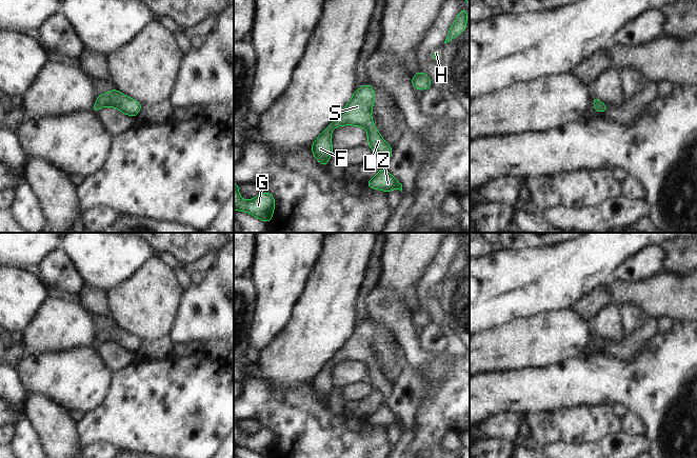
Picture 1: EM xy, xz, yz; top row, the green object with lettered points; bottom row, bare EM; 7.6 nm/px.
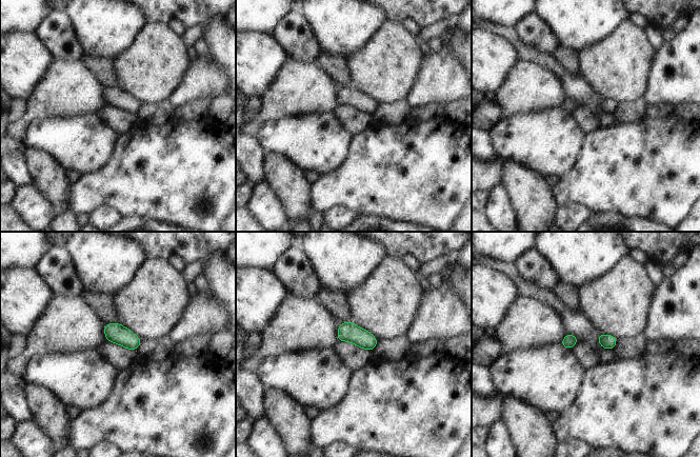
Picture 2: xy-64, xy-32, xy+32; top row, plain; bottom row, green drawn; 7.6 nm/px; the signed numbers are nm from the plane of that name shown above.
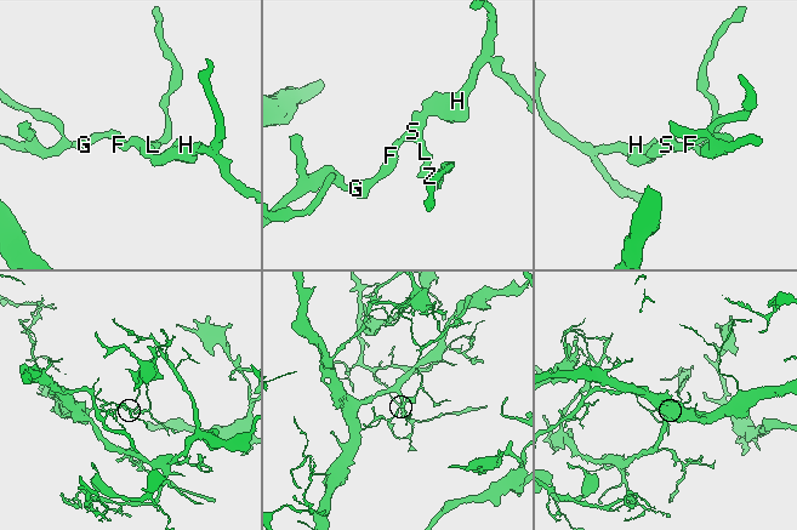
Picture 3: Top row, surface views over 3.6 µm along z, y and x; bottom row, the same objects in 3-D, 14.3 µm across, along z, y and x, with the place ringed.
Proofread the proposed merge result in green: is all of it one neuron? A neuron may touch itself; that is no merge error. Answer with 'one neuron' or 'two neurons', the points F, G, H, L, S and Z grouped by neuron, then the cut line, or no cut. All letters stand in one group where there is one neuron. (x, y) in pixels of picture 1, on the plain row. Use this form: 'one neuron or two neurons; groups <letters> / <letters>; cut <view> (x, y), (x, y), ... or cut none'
one neuron; groups F G H L S Z; cut none

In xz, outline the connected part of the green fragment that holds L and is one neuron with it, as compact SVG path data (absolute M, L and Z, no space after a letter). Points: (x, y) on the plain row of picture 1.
M371 319L355 325L353 334L343 343L337 354L322 367L313 378L312 389L322 402L327 401L330 393L334 387L332 383L331 371L335 363L341 361L358 361L367 366L369 382L375 390L378 390L384 397L387 397L393 383L390 382L379 370L372 355L375 326Z

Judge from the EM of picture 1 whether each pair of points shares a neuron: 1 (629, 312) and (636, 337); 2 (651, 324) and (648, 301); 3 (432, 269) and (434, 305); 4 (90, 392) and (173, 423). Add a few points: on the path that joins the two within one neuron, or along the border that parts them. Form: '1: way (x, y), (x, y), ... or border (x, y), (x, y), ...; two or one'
1: border (648, 319), (639, 329), (623, 336); two
2: border (648, 318), (655, 318), (657, 320); two
3: way (430, 278), (427, 281), (427, 296); one
4: border (113, 374), (105, 397), (96, 406), (84, 412); two

